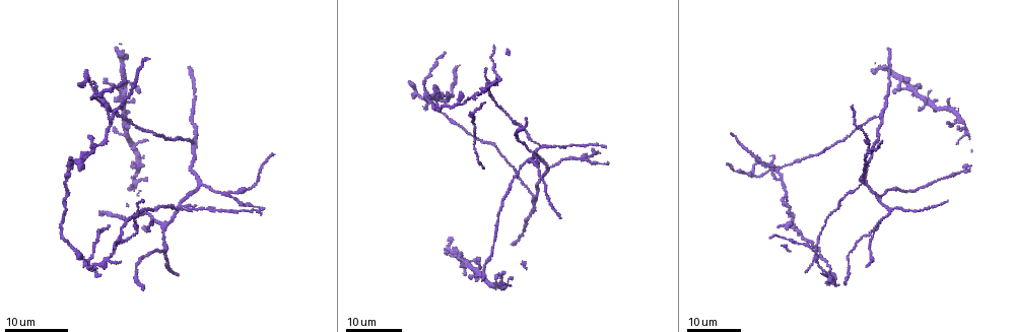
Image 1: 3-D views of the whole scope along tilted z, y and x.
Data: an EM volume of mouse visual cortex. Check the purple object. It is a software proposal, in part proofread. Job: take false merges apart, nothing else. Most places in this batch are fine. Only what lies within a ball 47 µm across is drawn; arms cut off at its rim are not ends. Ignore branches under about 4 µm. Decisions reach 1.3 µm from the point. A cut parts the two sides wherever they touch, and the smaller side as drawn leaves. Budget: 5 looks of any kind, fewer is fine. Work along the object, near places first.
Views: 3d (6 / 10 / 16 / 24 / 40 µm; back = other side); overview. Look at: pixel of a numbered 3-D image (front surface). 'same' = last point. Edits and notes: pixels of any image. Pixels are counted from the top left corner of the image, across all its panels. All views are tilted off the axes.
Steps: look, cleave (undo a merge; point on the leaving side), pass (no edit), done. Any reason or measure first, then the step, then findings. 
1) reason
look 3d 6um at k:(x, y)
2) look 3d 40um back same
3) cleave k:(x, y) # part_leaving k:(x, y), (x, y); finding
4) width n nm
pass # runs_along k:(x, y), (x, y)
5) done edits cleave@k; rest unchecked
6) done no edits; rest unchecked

side arm on a straight run
look 3d 24um at 1:(574, 157)

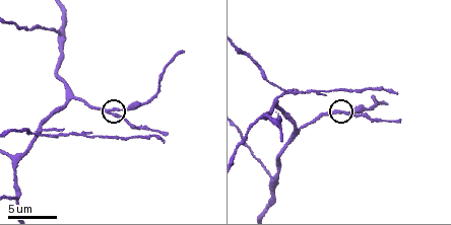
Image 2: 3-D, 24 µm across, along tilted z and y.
look 3d 10um at 2:(342, 112)

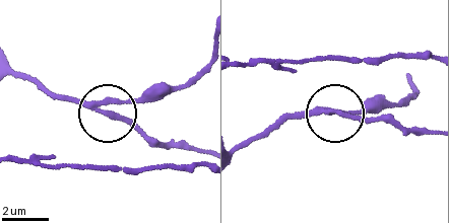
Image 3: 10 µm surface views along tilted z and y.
width 200 nm
pass # runs_along 3:(242, 148), (290, 117), (339, 110), (398, 123); continuous, no second neuron

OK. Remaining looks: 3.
three arms meet
look 3d 16um at 2:(301, 126)

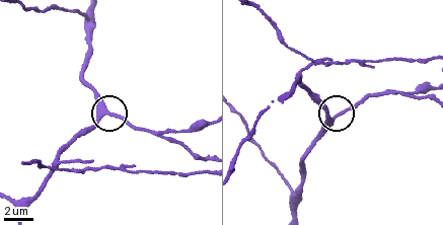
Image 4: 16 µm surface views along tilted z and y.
arms 3
pass # runs_along 4:(299, 80), (299, 87), (330, 116), (350, 109), (366, 95); continuous, no second neuron

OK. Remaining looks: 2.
look 3d 6um at 2:(277, 121)

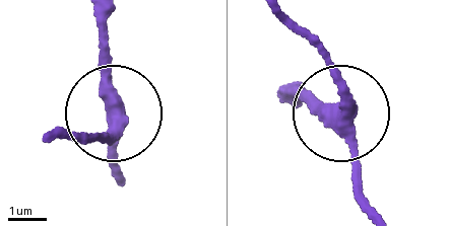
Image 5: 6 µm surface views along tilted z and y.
look 3d 6um back at 5:(115, 123)

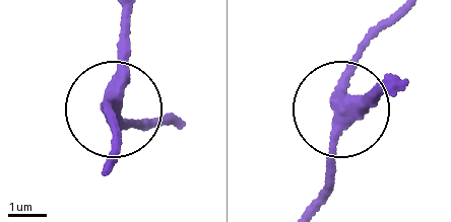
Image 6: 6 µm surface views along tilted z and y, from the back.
side_arm 12 um
pass # runs_along 6:(382, 79), (336, 119), (333, 192); continuous, no second neuron

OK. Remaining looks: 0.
done no edits; rest unchecked

